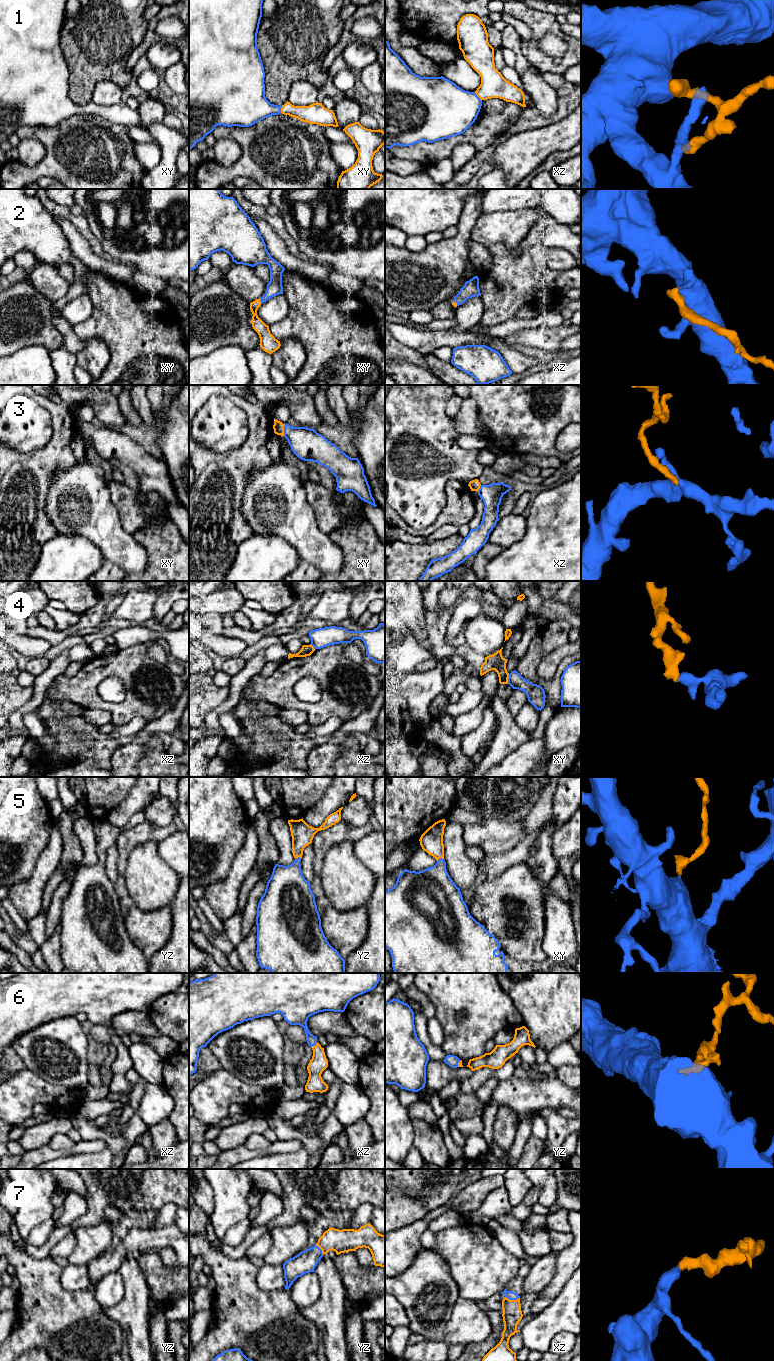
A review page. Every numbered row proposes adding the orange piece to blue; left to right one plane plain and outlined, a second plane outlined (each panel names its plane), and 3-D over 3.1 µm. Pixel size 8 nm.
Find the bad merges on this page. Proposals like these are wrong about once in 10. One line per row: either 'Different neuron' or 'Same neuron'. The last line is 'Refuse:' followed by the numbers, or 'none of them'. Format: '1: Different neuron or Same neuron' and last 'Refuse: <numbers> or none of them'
1: Same neuron
2: Same neuron
3: Same neuron
4: Different neuron
5: Same neuron
6: Same neuron
7: Same neuron
Refuse: 4

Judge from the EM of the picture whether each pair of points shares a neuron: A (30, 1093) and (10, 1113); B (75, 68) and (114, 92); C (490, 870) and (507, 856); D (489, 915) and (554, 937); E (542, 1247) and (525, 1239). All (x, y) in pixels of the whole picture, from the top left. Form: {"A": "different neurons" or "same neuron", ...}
{"A": "same neuron", "B": "different neurons", "C": "same neuron", "D": "different neurons", "E": "same neuron"}

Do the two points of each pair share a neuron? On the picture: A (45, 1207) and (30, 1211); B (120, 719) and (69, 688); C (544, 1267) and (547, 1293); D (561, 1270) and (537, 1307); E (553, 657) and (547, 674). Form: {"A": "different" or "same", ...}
{"A": "same", "B": "same", "C": "different", "D": "same", "E": "same"}

